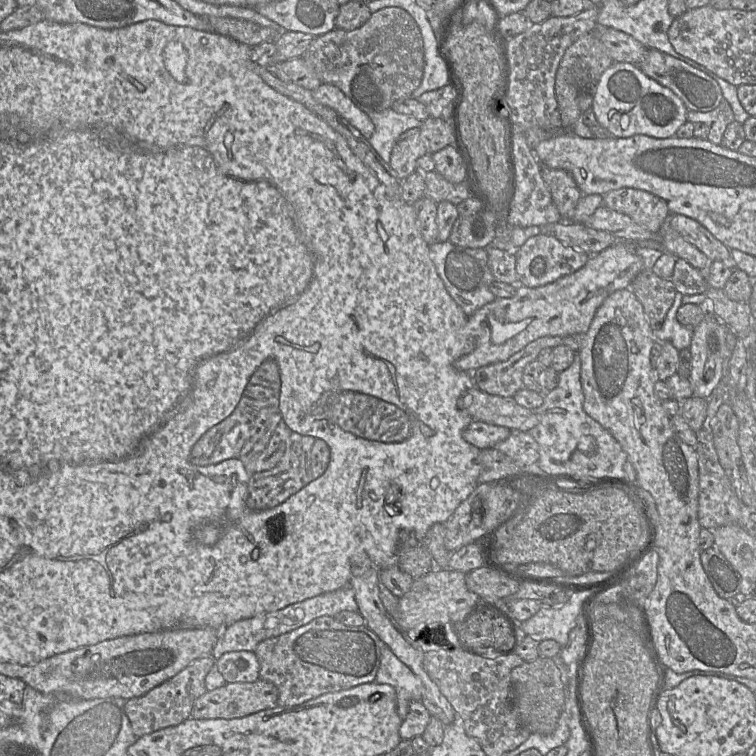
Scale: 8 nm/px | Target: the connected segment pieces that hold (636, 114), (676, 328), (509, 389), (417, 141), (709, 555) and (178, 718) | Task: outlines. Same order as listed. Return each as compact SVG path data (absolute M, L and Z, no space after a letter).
M613 63L599 78L594 89L593 110L599 124L613 137L628 138L641 134L654 138L670 138L687 121L688 109L669 88L645 75L638 65Z
M677 291L662 326L654 331L655 340L670 341L678 351L690 347L693 335L693 329L680 324L676 317L678 309L683 304L682 297L683 295Z
M585 334L568 336L544 336L527 344L506 361L482 366L473 374L474 384L479 390L501 397L513 397L523 388L523 371L527 364L537 359L544 348L565 345L575 353L583 346Z
M415 127L398 137L388 165L395 176L402 181L416 170L417 160L425 154L427 150L421 139L420 128Z
M712 546L701 551L702 566L718 595L724 599L740 593L742 578L721 551Z
M212 654L198 658L175 676L152 688L147 693L126 700L124 711L136 738L163 728L176 726L189 719L194 702L207 692L205 678L215 662Z

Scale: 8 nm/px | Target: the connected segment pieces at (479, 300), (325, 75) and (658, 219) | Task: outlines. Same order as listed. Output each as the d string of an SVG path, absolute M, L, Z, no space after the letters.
M447 240L430 245L429 255L446 290L468 317L496 299L489 289L495 278L488 265L487 248L462 247Z
M386 7L372 13L357 29L335 28L316 37L301 57L322 83L338 87L367 114L391 109L396 101L410 98L423 77L424 52L420 29L413 17L399 7Z
M620 188L603 195L603 205L629 216L643 228L659 233L669 215L667 202L647 191Z

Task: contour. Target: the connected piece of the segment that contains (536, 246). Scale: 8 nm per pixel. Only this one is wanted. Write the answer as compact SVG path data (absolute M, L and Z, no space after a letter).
M535 235L527 239L516 251L518 285L536 288L552 283L582 268L587 263L589 257L589 254L571 246L566 246L553 236Z

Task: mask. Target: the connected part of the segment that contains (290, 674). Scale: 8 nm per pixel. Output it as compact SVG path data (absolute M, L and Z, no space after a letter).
M321 616L284 634L263 640L254 653L260 663L259 678L278 689L278 706L297 706L320 695L374 682L384 642L367 626L352 627L333 616Z

